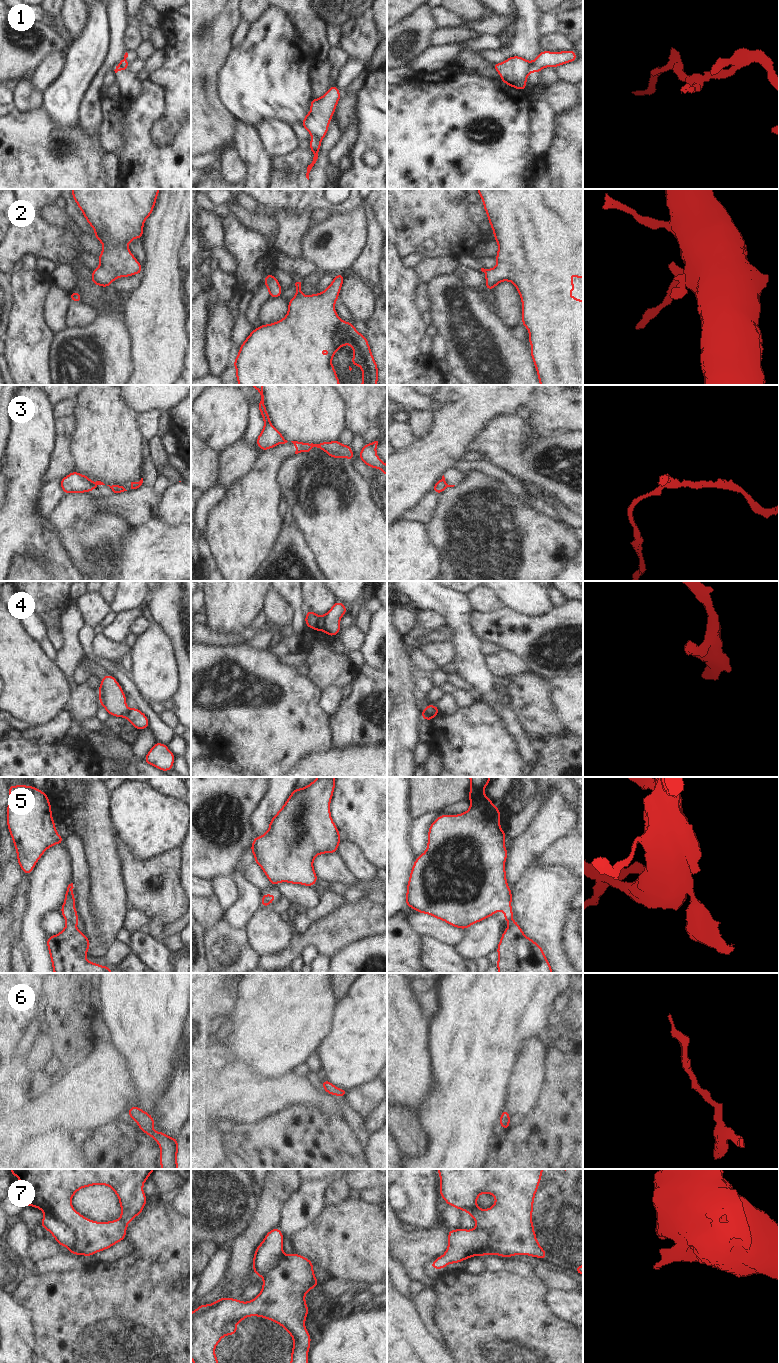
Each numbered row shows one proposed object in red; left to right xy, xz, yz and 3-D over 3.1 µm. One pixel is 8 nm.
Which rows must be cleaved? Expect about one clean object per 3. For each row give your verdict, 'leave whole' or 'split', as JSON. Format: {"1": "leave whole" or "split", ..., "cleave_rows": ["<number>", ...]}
{"1": "split", "2": "leave whole", "3": "split", "4": "split", "5": "split", "6": "leave whole", "7": "split", "cleave_rows": ["1", "3", "4", "5", "7"]}

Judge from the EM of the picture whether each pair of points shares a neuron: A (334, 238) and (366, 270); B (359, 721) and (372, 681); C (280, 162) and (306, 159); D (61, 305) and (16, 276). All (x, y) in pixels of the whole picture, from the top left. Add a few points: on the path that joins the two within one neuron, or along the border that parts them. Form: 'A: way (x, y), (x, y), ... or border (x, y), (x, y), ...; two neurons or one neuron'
A: border (366, 238), (366, 243), (351, 265), (349, 273); two neurons
B: way (356, 711), (355, 703), (366, 691); one neuron
C: way (286, 162), (300, 159); one neuron
D: border (52, 282), (46, 295), (43, 319); two neurons

